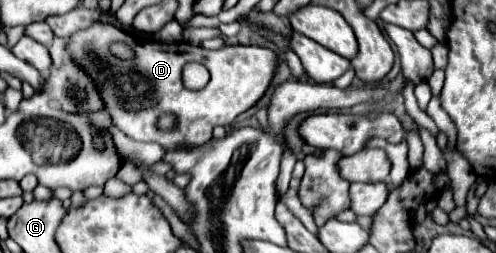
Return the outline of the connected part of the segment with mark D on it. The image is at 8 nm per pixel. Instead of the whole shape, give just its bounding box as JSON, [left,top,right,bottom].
[68,24,280,152]

